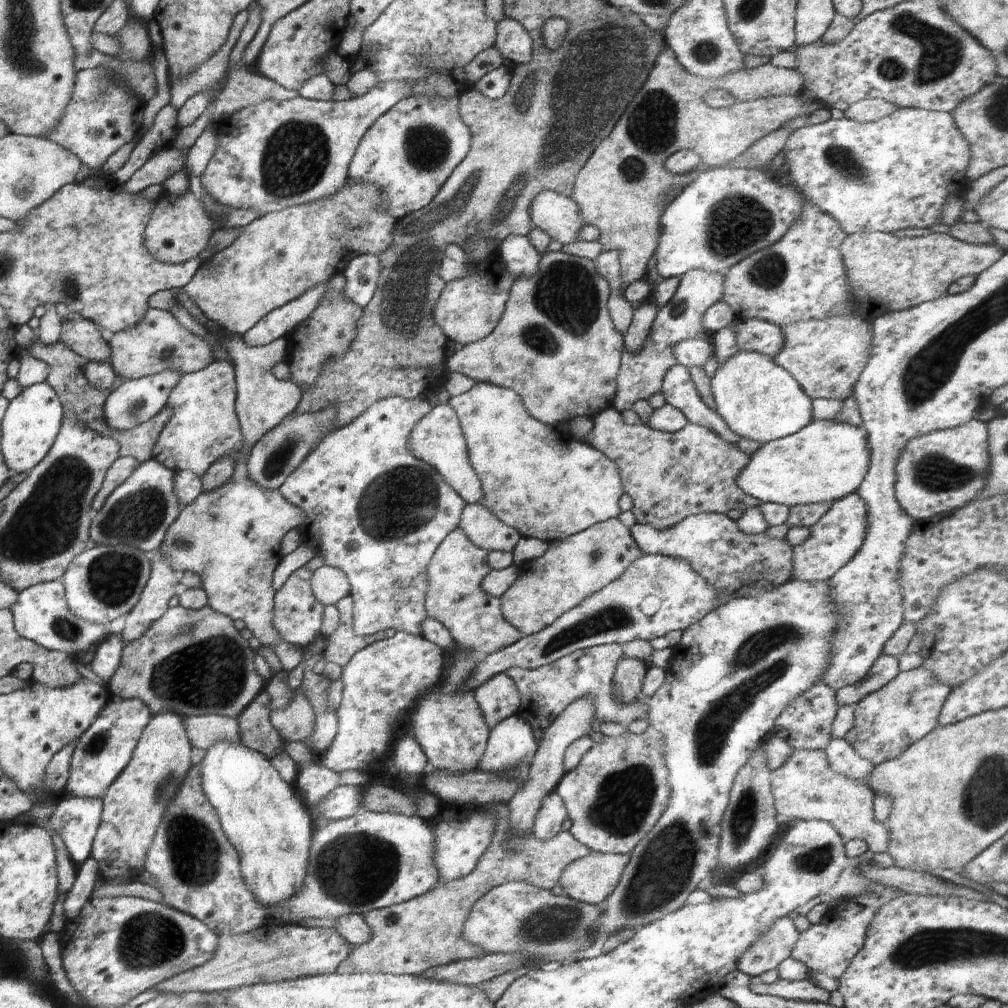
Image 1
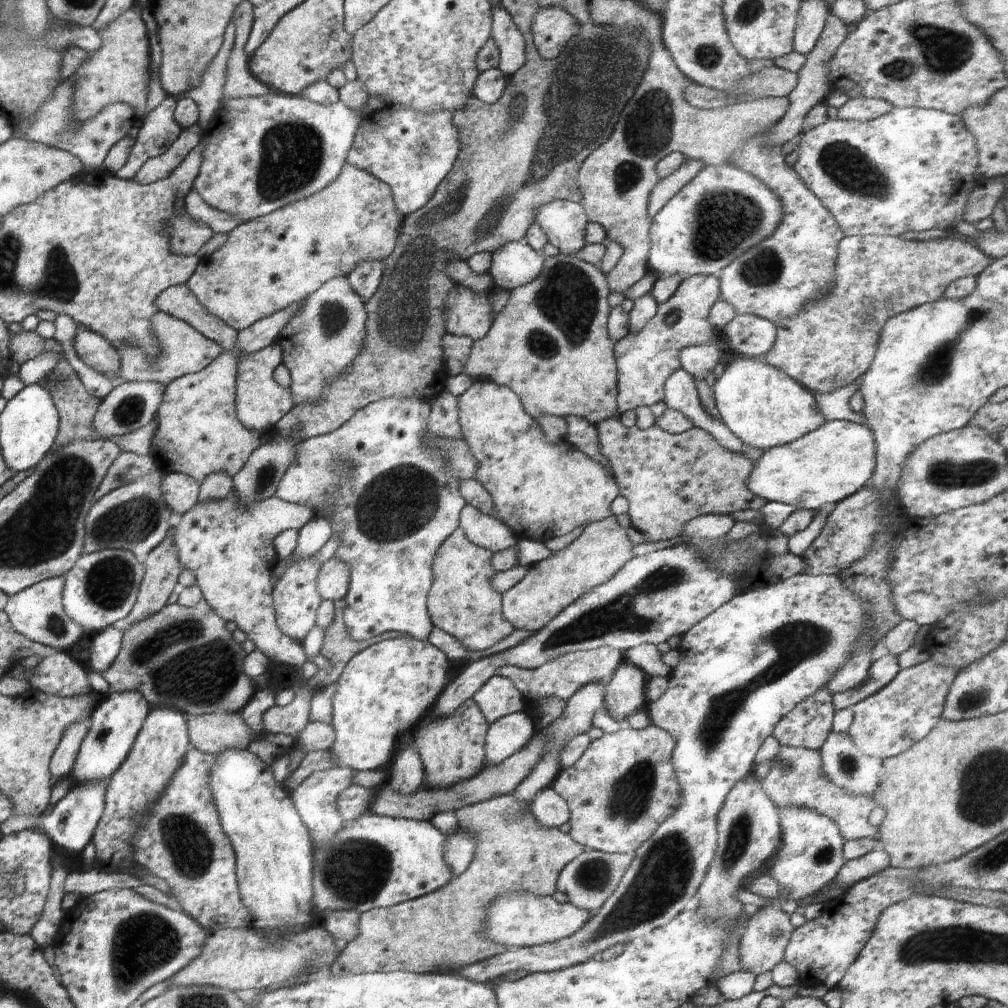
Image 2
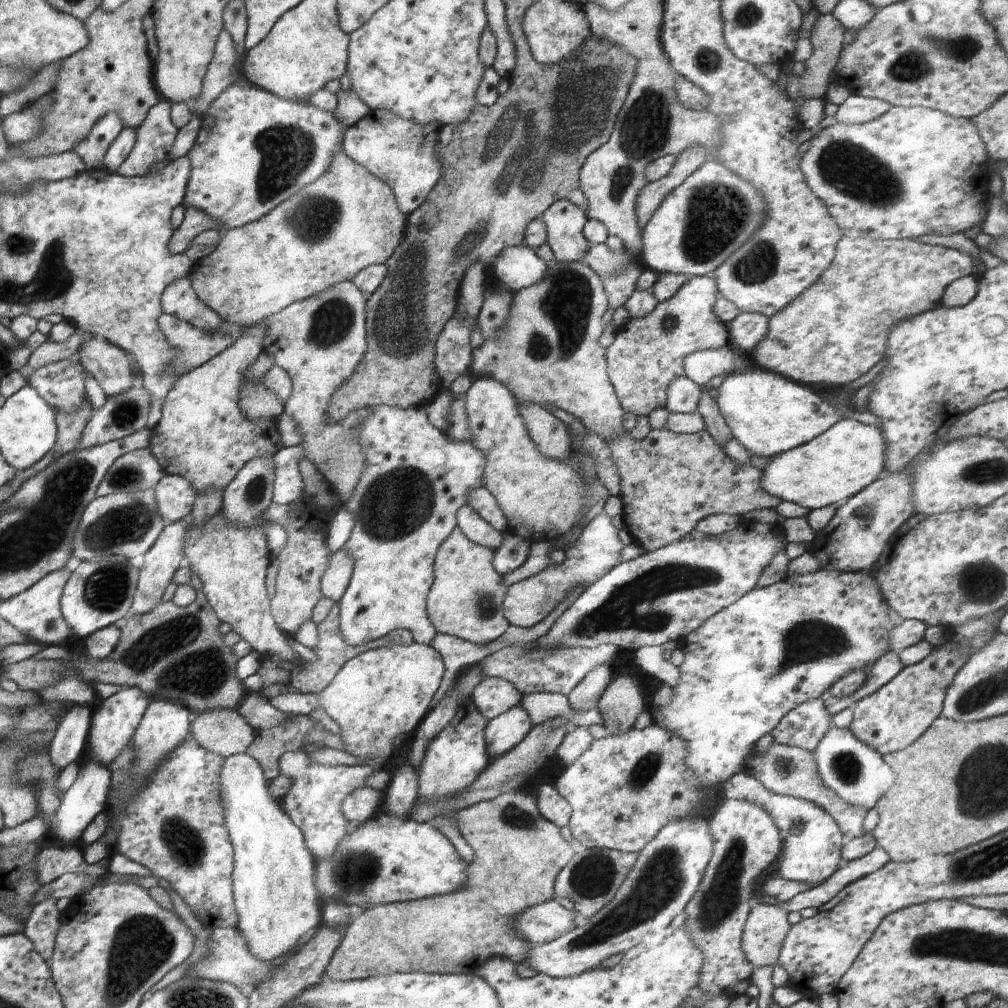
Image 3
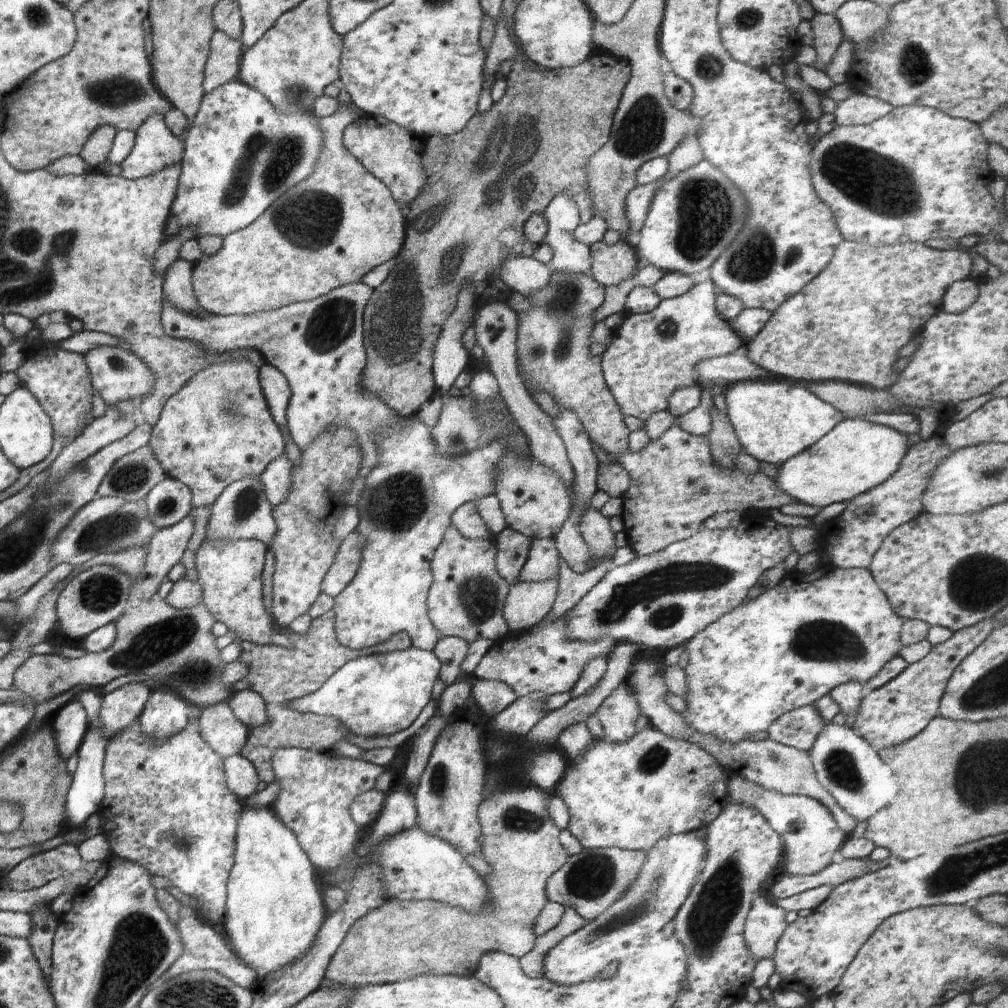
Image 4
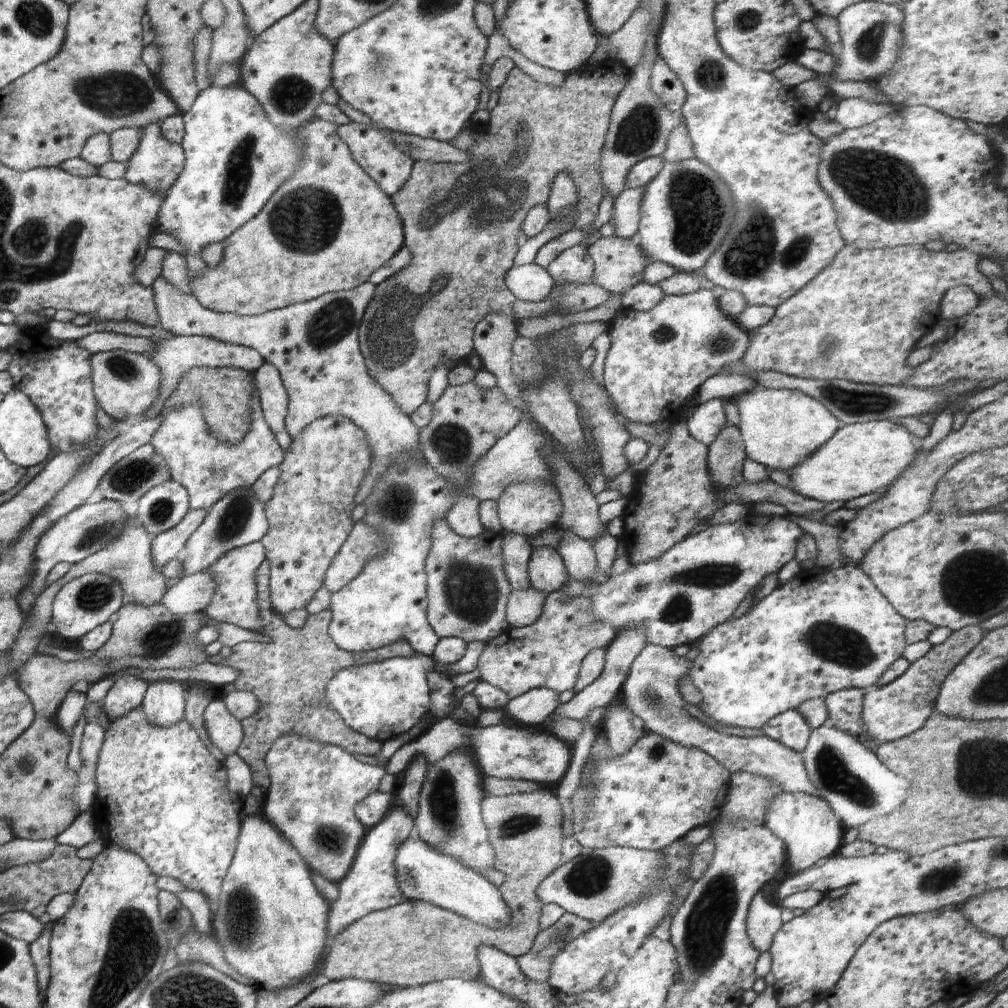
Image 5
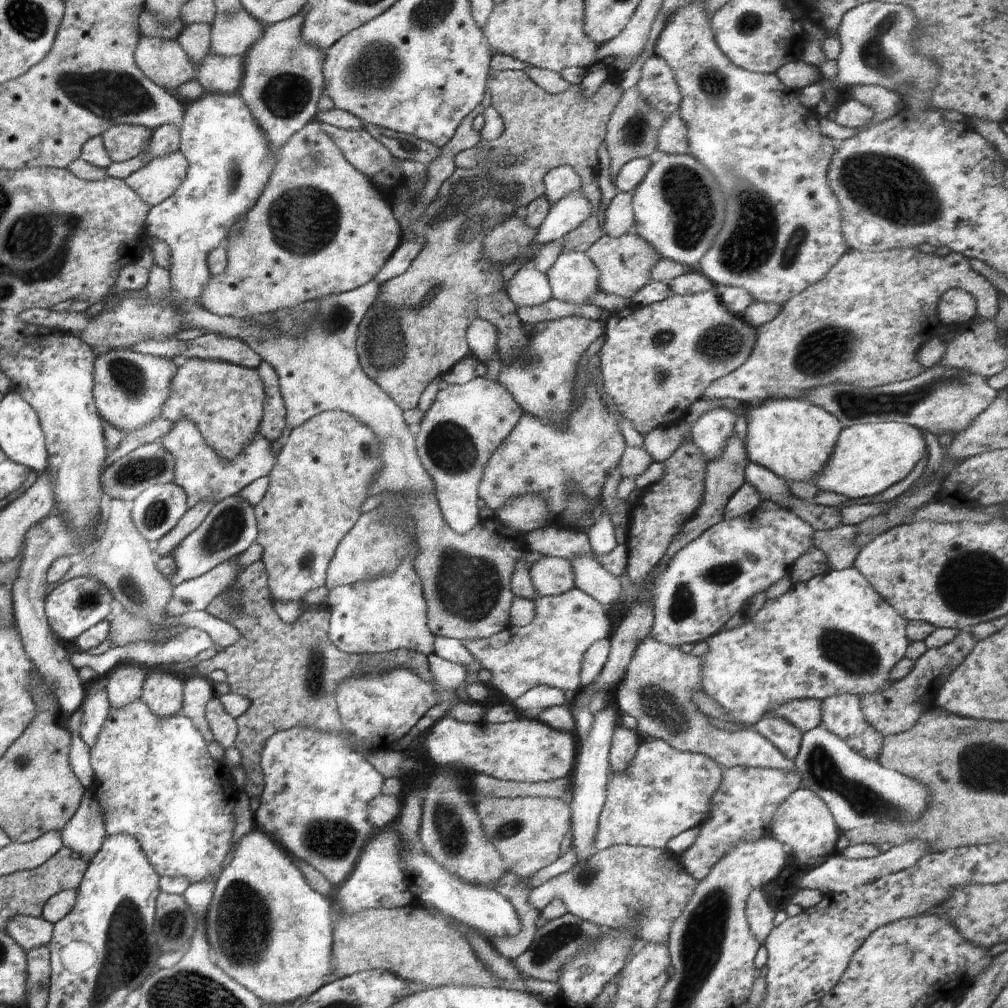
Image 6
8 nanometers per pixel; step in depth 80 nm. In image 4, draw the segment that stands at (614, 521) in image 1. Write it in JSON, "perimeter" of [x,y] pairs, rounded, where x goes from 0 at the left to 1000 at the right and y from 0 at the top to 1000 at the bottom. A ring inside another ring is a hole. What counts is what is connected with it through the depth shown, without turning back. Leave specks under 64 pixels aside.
{"perimeter":[[[586,500],[578,506],[578,511],[574,516],[574,525],[581,540],[588,548],[588,562],[600,553],[607,543],[611,547],[610,528],[606,525],[604,514],[589,505]],[[555,573],[539,578],[516,576],[505,580],[499,612],[509,630],[528,625],[548,605],[553,590]]]}

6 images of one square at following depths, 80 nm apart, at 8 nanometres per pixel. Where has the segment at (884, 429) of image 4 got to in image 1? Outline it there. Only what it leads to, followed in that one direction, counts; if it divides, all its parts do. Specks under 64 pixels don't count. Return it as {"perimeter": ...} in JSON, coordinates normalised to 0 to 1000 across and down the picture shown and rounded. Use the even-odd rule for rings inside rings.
{"perimeter":[[[806,416],[796,427],[787,432],[761,438],[744,453],[743,459],[731,472],[731,481],[740,490],[756,499],[790,501],[826,499],[842,490],[849,489],[862,465],[864,446],[860,428],[831,418],[811,418]]]}

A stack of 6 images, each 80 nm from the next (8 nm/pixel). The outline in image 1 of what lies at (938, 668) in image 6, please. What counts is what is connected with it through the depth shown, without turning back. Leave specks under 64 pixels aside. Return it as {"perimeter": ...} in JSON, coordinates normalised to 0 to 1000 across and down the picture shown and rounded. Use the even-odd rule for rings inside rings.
{"perimeter":[[[915,661],[893,666],[879,681],[848,698],[846,719],[837,732],[850,749],[867,760],[888,753],[930,719],[934,702],[943,684],[941,679],[931,675],[925,666]]]}

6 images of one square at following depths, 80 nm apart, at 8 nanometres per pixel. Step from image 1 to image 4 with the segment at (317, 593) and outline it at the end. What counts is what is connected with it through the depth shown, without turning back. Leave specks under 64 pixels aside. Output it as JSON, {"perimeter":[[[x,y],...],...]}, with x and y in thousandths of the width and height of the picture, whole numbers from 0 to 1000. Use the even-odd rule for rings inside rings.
{"perimeter":[[[353,526],[338,538],[331,558],[318,577],[319,587],[332,593],[349,577],[363,543],[364,534]]]}

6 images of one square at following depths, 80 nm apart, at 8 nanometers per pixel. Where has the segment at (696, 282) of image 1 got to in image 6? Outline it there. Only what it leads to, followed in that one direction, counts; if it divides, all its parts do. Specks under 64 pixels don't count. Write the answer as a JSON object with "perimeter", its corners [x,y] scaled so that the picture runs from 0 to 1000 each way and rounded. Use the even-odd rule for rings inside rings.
{"perimeter":[[[708,287],[688,293],[667,292],[633,308],[618,306],[606,311],[600,319],[600,340],[593,350],[599,388],[638,433],[650,425],[669,421],[687,400],[696,396],[703,381],[732,367],[742,357],[752,325],[725,311]]]}

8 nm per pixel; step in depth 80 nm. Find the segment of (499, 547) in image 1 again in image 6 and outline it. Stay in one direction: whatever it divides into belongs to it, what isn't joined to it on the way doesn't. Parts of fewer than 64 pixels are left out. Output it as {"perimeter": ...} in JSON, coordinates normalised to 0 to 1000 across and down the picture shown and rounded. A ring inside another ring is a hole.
{"perimeter":[[[470,374],[459,382],[439,382],[413,429],[413,446],[433,484],[434,499],[450,528],[467,527],[476,518],[473,482],[487,450],[519,412],[516,402],[493,377]]]}

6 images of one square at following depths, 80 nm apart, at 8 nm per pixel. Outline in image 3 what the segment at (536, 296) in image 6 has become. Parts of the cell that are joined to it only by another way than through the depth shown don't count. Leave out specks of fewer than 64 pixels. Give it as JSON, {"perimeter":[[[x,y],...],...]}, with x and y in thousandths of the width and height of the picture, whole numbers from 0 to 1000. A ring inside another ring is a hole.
{"perimeter":[[[523,242],[502,245],[490,259],[488,268],[497,286],[514,290],[539,278],[543,261]]]}

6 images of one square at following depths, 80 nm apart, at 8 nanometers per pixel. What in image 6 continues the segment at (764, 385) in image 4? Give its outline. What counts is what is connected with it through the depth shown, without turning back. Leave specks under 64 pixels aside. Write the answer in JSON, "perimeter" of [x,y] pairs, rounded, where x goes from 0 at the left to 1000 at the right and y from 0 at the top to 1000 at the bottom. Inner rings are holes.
{"perimeter":[[[798,395],[774,396],[742,405],[741,452],[779,477],[808,477],[827,448],[836,421],[816,405]]]}

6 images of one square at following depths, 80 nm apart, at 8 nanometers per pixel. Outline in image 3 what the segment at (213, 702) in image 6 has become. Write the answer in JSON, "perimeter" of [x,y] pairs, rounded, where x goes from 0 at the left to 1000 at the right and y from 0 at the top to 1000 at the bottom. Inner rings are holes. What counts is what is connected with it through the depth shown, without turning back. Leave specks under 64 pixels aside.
{"perimeter":[[[212,703],[200,705],[190,715],[190,730],[206,745],[224,752],[242,747],[254,724],[234,703]]]}

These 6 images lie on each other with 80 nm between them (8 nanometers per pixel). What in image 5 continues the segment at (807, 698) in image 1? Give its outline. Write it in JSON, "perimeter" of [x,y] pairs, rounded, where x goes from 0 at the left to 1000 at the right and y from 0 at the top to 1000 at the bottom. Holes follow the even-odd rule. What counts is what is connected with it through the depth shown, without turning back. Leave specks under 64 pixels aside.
{"perimeter":[[[790,703],[767,710],[754,721],[756,728],[772,735],[780,742],[795,747],[801,739],[801,734],[806,724],[795,707]]]}

